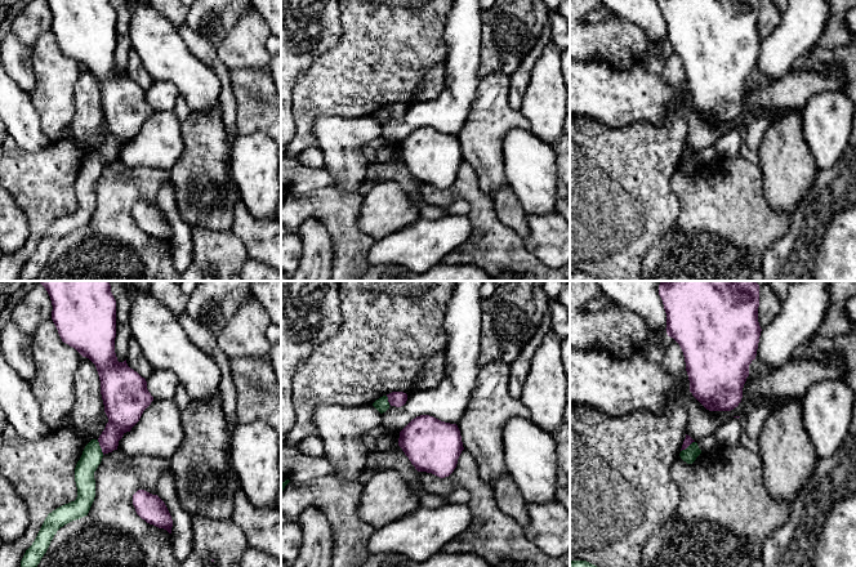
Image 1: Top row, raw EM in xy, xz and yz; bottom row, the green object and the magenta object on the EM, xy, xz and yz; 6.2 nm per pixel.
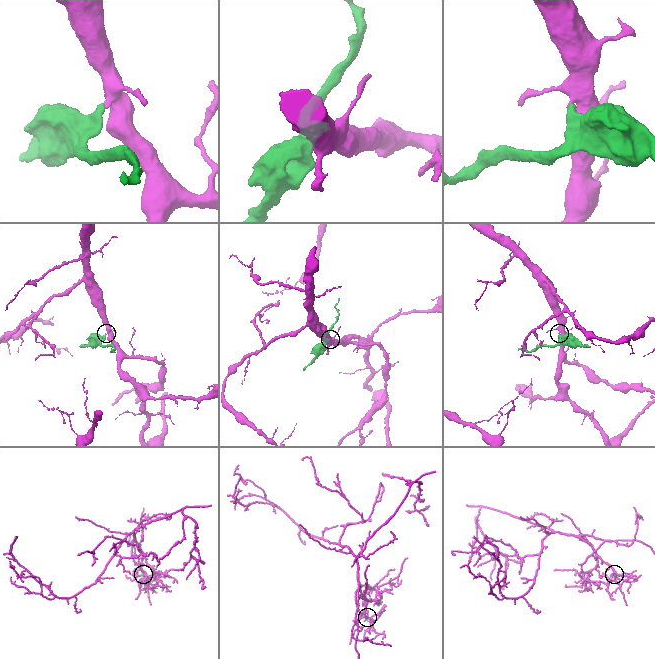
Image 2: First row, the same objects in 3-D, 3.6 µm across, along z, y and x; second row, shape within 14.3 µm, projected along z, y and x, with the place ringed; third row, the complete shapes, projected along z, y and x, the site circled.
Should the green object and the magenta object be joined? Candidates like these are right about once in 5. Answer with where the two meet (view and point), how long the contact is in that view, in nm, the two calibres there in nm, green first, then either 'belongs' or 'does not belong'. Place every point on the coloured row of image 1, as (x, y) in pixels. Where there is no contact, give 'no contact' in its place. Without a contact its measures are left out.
contact xy (99, 447); length 100 nm; calibres 130 and 190 nm; does not belong

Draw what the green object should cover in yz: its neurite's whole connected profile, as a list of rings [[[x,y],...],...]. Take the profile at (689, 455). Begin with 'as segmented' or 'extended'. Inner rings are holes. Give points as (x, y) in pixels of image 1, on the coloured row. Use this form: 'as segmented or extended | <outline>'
as segmented | [[[692,442],[686,450],[681,451],[679,456],[687,464],[692,464],[700,454],[701,450],[699,448],[697,443]]]

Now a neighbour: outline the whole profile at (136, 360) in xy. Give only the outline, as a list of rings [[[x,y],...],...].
[[[133,339],[129,341],[126,363],[144,379],[148,379],[155,371],[155,367],[144,358],[141,347]]]

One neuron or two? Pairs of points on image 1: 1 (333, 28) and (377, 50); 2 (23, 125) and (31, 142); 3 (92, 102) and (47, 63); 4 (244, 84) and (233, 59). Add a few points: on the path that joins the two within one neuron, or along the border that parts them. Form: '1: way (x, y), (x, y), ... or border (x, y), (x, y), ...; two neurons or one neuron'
1: border (340, 13), (340, 38), (333, 47), (320, 54); two neurons
2: way (25, 129), (31, 138); one neuron
3: border (81, 67), (75, 85), (75, 114), (71, 117); two neurons
4: border (231, 68), (262, 68), (267, 71); two neurons

